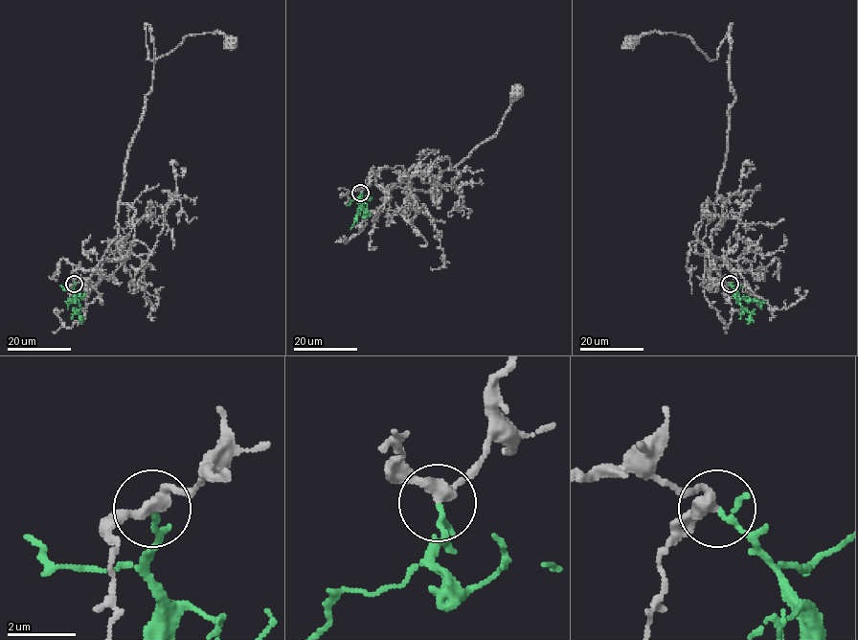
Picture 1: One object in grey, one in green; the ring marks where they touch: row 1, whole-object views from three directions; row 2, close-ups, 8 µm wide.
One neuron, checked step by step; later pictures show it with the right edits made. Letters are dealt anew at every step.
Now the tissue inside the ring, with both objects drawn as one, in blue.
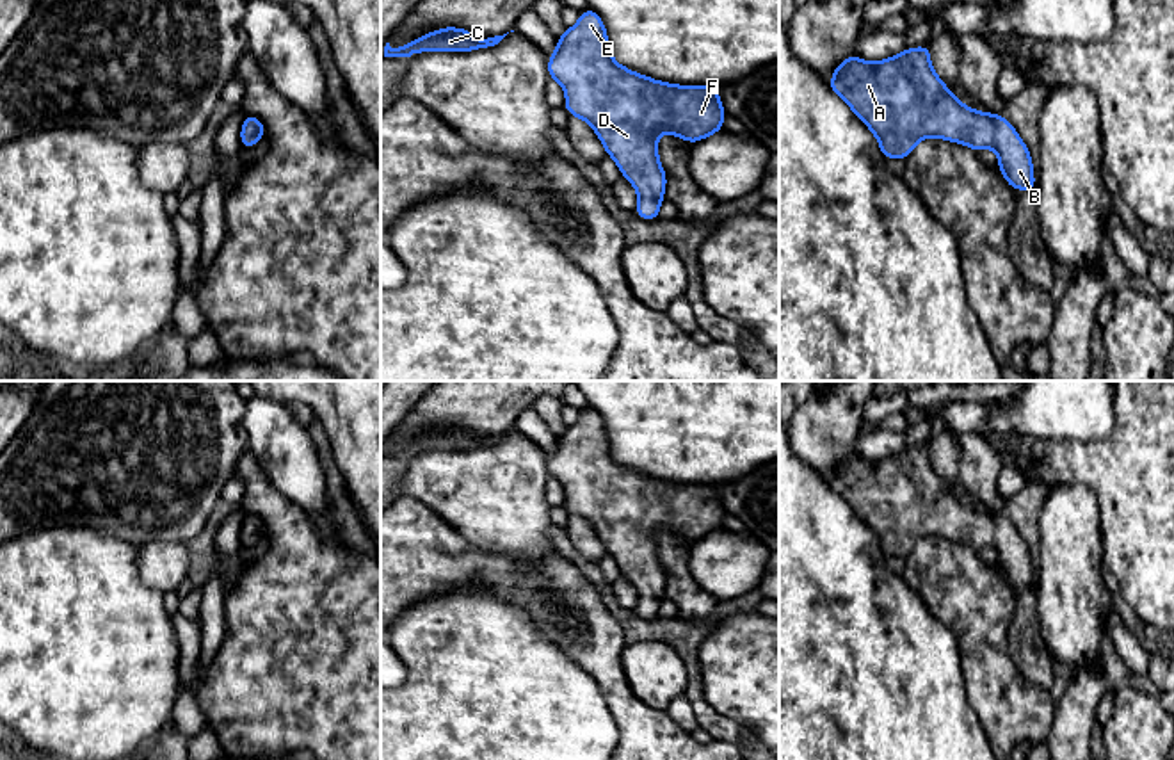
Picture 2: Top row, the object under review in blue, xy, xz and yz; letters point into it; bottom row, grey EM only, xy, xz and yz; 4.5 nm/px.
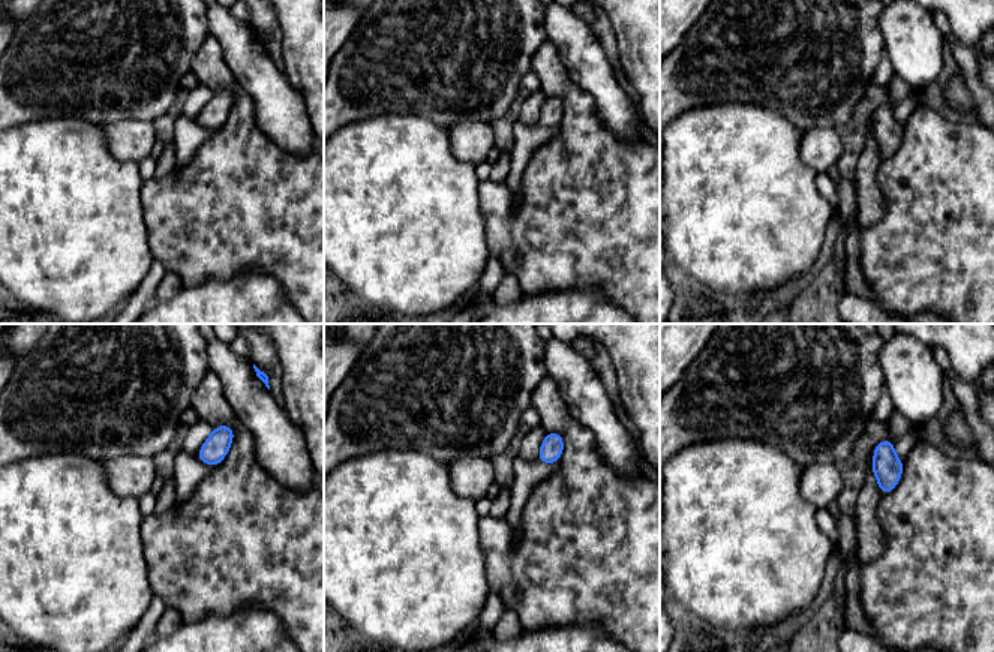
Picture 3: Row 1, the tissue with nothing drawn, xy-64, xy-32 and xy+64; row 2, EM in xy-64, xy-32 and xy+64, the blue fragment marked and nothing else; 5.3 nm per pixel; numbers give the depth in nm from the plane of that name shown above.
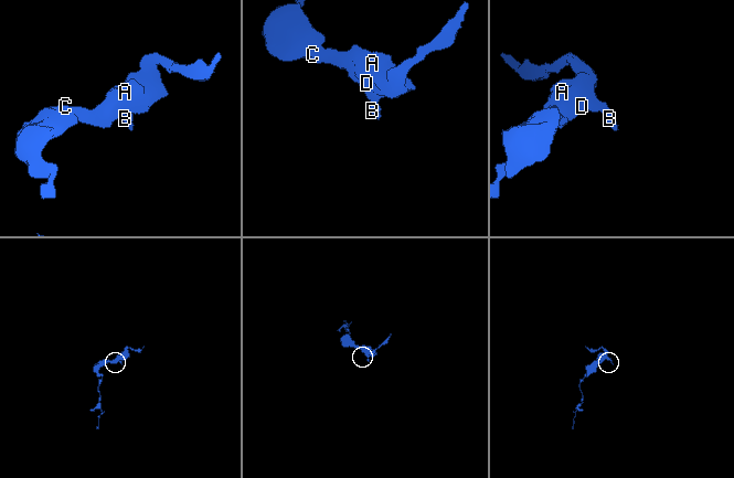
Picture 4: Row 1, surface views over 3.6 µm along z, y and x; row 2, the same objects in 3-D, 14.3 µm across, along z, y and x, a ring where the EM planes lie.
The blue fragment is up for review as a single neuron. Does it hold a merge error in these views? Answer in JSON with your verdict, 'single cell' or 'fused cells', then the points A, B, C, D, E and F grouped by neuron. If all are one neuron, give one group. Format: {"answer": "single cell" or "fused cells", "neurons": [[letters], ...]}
{"answer": "single cell", "neurons": [["A", "B", "C", "D", "E", "F"]]}

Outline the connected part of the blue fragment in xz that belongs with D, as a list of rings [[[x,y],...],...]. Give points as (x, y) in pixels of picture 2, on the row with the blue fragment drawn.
[[[583,9],[576,25],[557,37],[557,50],[548,55],[548,77],[566,91],[564,109],[569,116],[587,121],[605,146],[621,176],[637,190],[637,217],[660,219],[667,176],[658,160],[658,135],[671,132],[692,146],[715,132],[724,130],[724,107],[713,85],[676,85],[633,73],[614,61],[610,41],[601,16]]]

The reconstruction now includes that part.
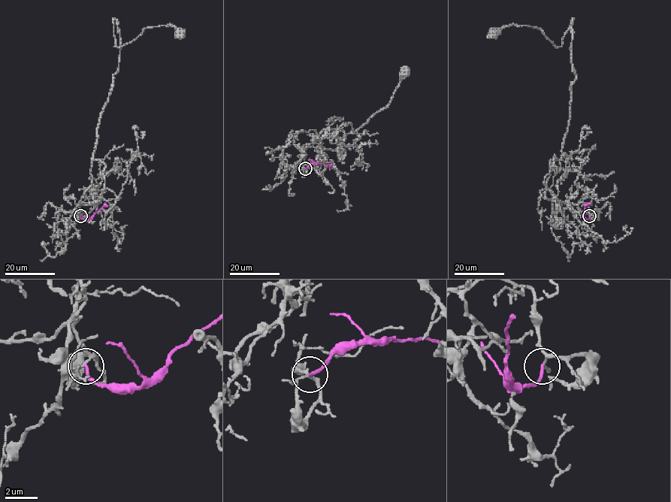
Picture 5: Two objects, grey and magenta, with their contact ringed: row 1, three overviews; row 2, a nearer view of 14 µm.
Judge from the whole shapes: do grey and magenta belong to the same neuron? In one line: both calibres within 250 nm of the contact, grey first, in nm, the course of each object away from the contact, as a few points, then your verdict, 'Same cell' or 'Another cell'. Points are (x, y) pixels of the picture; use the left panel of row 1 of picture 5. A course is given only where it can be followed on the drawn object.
Thickness 140 nm (grey) against 190 nm. Course of grey: (80, 216), (104, 186), (92, 158), (118, 68), (114, 19), (117, 46), (146, 28), (178, 34). Course of magenta: (80, 216), (82, 219), (89, 219), (105, 203). Another cell

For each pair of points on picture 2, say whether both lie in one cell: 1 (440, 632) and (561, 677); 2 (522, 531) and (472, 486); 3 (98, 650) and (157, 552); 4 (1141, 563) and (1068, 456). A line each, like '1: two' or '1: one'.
1: one
2: one
3: two
4: one

